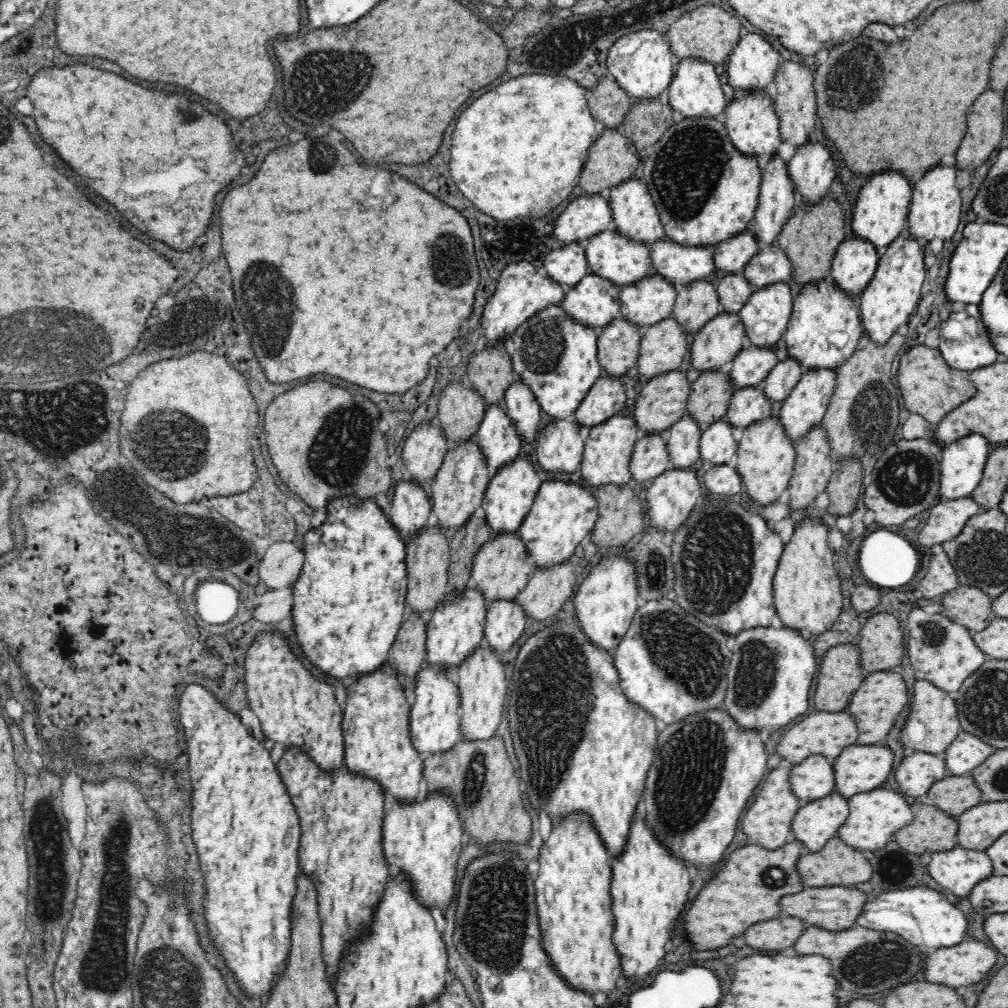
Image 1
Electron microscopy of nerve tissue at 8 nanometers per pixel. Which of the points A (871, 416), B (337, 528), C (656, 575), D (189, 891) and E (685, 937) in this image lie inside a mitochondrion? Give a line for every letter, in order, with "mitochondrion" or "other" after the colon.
A: mitochondrion
B: other
C: mitochondrion
D: other
E: other

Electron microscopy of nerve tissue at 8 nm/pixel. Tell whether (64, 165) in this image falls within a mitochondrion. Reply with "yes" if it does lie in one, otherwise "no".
no

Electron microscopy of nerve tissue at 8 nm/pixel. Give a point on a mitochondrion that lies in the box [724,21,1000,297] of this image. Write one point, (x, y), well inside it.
(846, 93)

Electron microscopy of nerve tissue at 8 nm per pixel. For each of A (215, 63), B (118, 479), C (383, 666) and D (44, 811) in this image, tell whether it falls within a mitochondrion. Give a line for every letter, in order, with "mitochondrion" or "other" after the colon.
A: other
B: mitochondrion
C: other
D: mitochondrion

